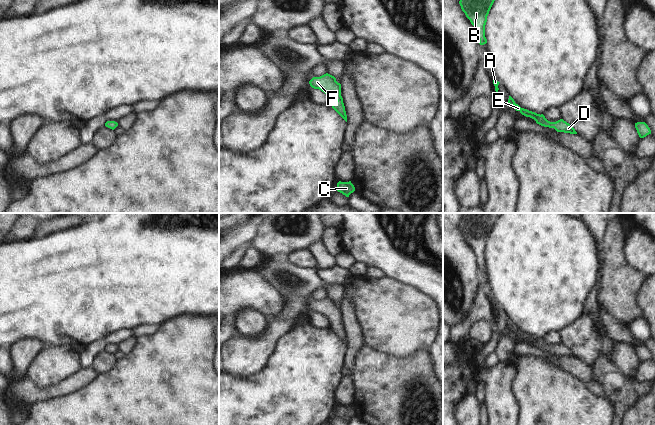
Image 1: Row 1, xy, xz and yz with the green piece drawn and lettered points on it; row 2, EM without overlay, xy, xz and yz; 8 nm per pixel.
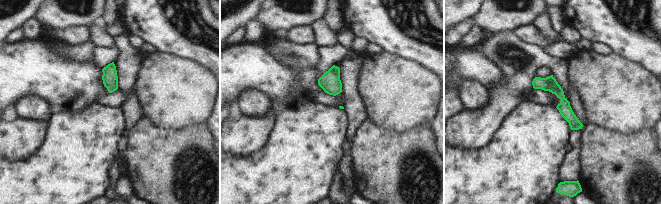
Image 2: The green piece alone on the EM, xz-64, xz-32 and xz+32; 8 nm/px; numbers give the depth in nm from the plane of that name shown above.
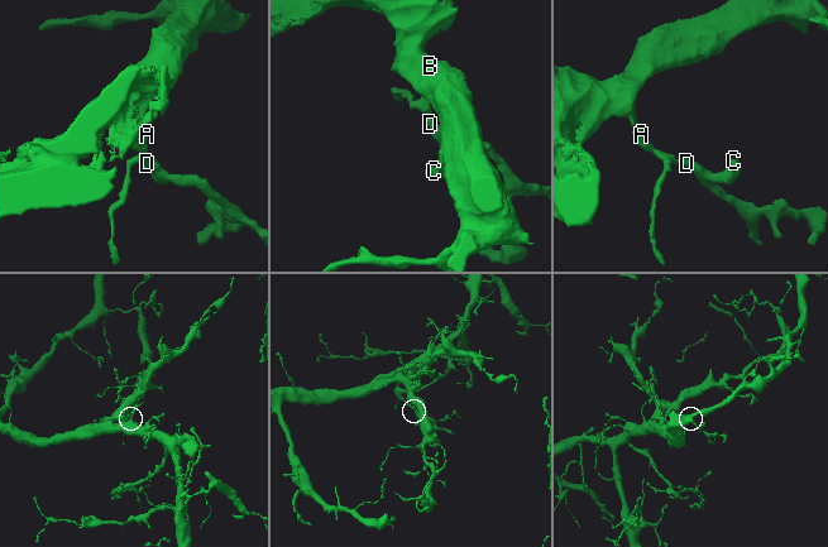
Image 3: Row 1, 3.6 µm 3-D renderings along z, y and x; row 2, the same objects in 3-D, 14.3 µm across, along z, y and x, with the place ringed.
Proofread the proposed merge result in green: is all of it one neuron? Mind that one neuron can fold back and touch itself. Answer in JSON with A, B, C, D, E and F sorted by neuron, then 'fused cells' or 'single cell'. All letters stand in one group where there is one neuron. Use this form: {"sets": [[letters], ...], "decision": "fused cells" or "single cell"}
{"sets": [["A", "B", "C", "D", "E", "F"]], "decision": "single cell"}

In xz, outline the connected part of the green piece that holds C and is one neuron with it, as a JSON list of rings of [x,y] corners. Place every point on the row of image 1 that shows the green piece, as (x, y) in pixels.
[[[339,181],[337,183],[337,191],[342,193],[346,197],[349,197],[349,195],[355,191],[355,187],[351,183],[351,181],[349,181],[349,182],[341,182],[341,181]]]

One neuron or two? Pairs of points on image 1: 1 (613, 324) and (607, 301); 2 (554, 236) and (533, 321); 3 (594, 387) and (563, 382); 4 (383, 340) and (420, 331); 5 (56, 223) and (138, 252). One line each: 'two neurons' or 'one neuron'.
1: two neurons
2: one neuron
3: two neurons
4: one neuron
5: two neurons

